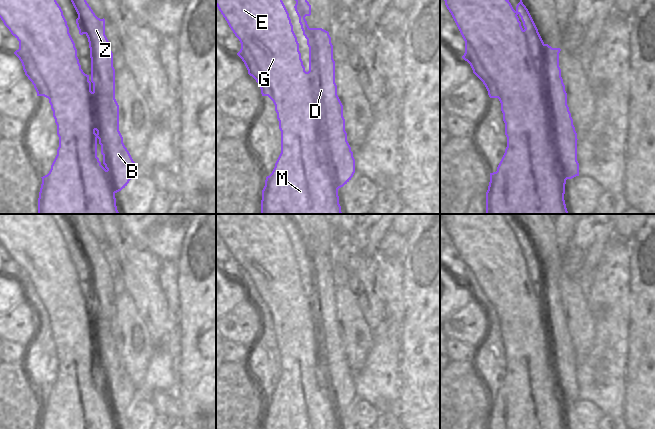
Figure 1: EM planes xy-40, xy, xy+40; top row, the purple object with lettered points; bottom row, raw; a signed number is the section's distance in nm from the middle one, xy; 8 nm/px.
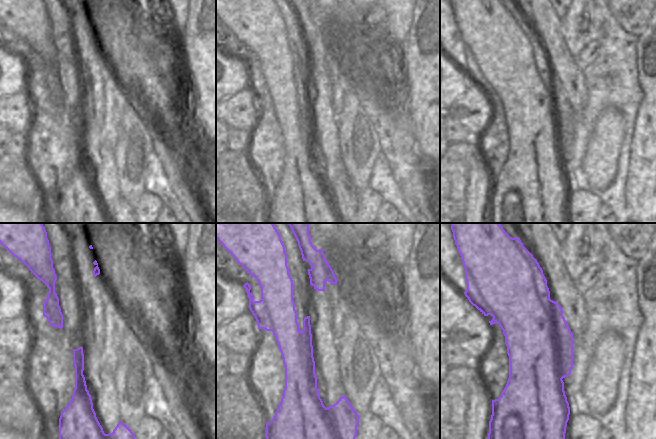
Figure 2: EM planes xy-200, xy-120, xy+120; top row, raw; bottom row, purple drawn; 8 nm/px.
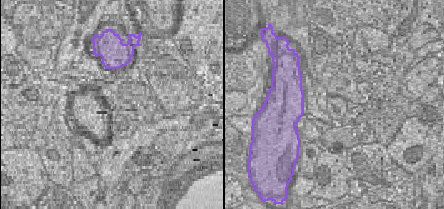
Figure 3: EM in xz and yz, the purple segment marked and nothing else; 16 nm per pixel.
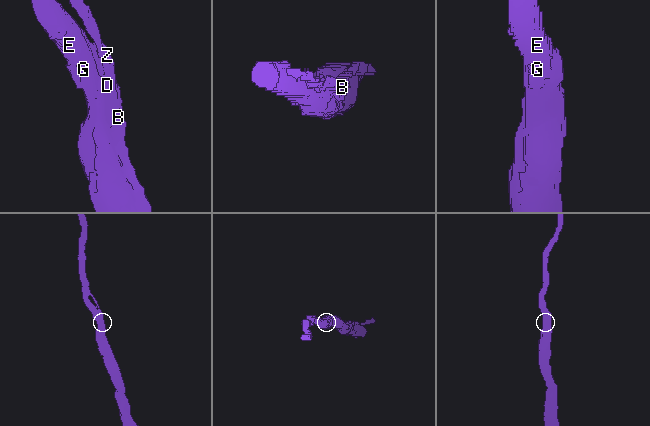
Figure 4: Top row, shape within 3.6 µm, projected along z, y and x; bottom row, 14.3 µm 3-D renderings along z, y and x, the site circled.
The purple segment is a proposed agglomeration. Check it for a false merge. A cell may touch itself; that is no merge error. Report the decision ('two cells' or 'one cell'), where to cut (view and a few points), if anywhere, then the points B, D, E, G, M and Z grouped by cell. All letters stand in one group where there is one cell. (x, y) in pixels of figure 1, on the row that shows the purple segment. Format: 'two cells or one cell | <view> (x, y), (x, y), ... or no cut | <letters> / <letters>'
one cell | no cut | B D E G M Z

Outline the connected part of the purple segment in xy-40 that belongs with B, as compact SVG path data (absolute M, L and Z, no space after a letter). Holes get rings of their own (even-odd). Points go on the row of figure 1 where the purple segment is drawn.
M0 0L0 18L11 34L19 41L19 49L16 50L14 54L21 61L25 75L34 85L37 96L44 96L49 99L53 111L53 117L57 125L59 147L49 173L41 177L42 184L38 198L38 214L119 214L116 206L115 194L125 188L129 181L137 174L137 164L133 161L129 151L125 147L123 137L119 131L119 105L115 99L115 69L113 67L113 53L111 51L111 45L105 35L105 19L98 18L86 0L71 0L71 2L78 14L76 24L79 34L85 34L88 38L91 58L90 76L85 74L81 69L75 43L69 33L69 27L63 15L63 11L56 0ZM98 143L101 145L101 154L103 155L102 163L97 157Z

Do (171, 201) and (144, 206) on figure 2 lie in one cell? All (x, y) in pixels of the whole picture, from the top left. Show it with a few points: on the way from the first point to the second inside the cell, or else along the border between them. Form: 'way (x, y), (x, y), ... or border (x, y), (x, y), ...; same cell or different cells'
border (145, 190), (153, 193), (163, 204); different cells

